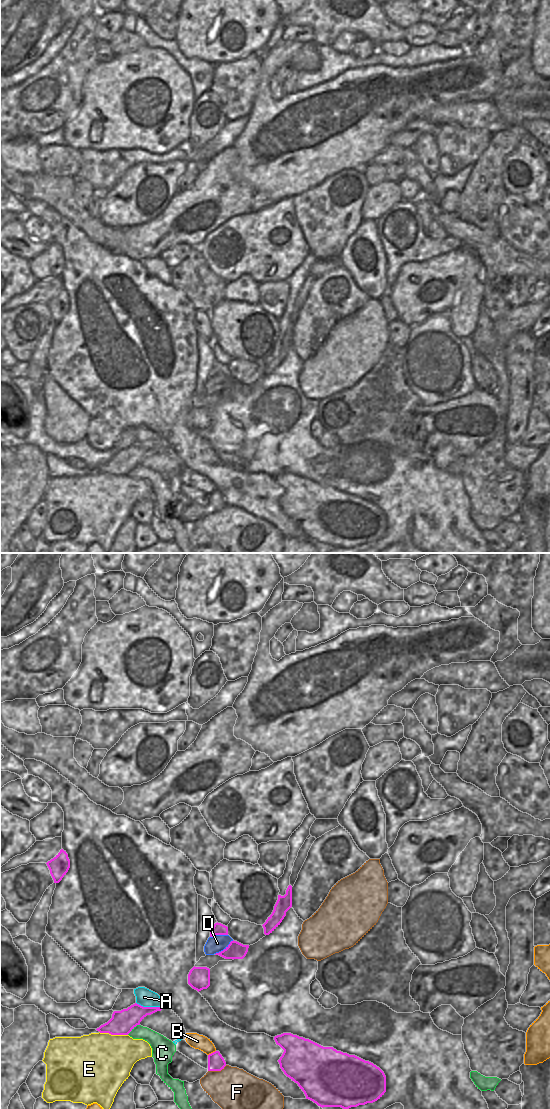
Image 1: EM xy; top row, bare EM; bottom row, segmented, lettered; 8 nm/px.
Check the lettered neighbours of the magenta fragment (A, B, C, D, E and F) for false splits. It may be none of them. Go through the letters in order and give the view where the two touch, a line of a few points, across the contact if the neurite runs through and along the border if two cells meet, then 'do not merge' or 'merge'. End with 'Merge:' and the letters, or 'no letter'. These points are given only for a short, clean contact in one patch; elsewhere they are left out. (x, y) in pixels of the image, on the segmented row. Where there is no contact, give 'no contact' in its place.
A: contact in xy; do not merge
B: contact in xy; do not merge
C: contact in xy; do not merge
D: contact in xy; line xy (233, 940), (215, 954); do not merge
E: contact in xy; do not merge
F: contact in xy; do not merge
Merge: no letter

